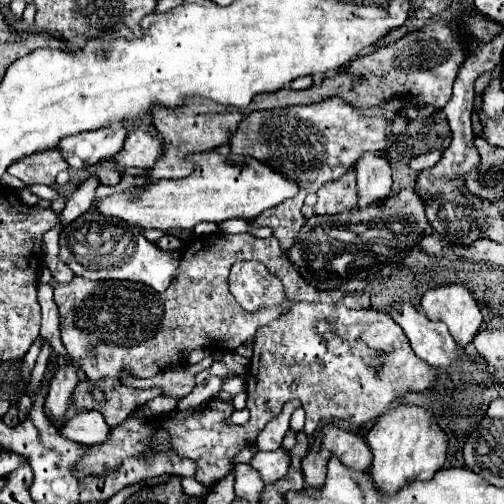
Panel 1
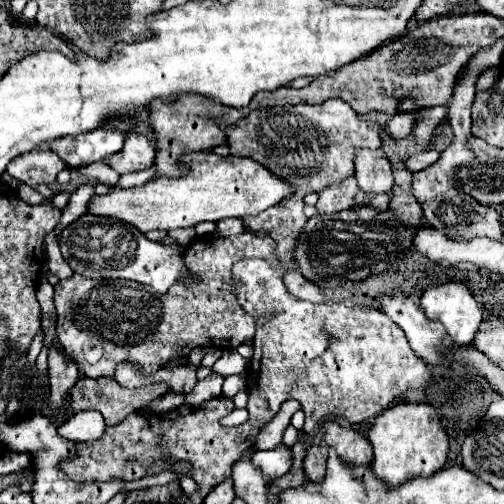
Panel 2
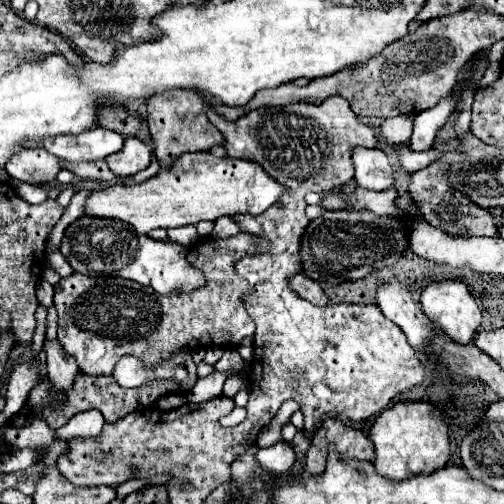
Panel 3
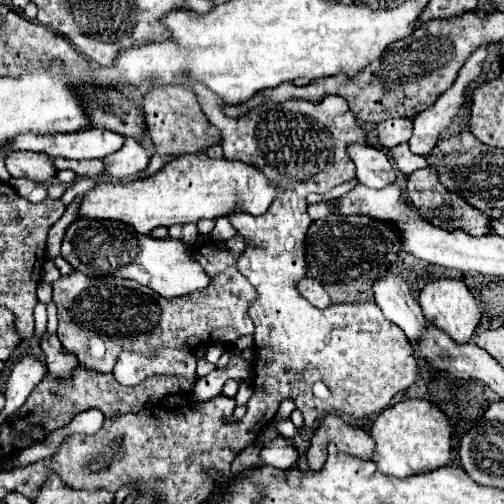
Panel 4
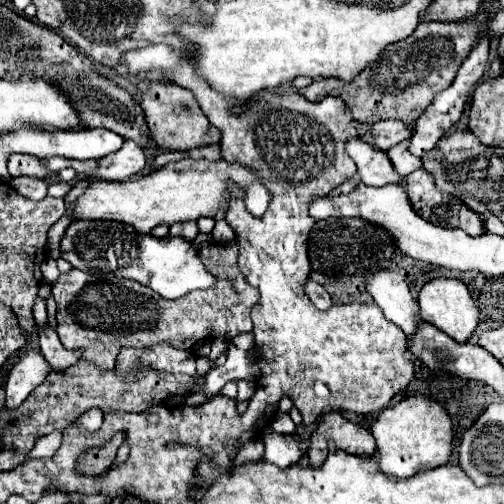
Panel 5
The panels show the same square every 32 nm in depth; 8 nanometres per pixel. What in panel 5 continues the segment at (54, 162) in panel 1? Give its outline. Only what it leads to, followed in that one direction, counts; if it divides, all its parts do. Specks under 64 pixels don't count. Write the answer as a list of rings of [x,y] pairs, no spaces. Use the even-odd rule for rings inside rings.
[[[12,154],[8,160],[8,172],[10,176],[30,176],[38,180],[46,180],[52,176],[50,168],[44,164],[44,158],[30,156],[30,154]]]

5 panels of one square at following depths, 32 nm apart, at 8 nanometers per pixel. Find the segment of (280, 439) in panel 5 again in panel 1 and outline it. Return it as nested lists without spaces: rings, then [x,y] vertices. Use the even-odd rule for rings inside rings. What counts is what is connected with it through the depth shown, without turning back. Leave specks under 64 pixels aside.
[[[282,448],[274,452],[256,452],[256,456],[250,460],[250,466],[260,474],[266,486],[274,484],[288,472],[288,452]]]

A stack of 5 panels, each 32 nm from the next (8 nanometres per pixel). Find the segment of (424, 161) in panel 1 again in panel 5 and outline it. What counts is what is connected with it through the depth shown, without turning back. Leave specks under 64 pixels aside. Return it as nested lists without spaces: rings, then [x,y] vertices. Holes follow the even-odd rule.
[[[400,142],[400,144],[396,144],[394,148],[390,148],[390,150],[388,150],[388,156],[390,156],[396,172],[398,172],[402,178],[406,178],[406,176],[412,174],[414,170],[422,168],[422,158],[418,158],[418,156],[414,156],[414,154],[408,152],[408,142]]]

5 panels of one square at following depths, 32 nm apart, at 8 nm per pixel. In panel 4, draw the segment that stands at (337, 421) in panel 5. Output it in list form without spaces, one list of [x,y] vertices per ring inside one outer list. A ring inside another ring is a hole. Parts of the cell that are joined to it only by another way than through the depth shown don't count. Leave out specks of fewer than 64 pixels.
[[[326,416],[310,440],[310,448],[306,452],[308,470],[318,472],[320,468],[324,468],[328,442],[334,442],[340,452],[356,456],[360,460],[372,460],[374,456],[372,438],[364,430],[346,424],[338,416]]]

